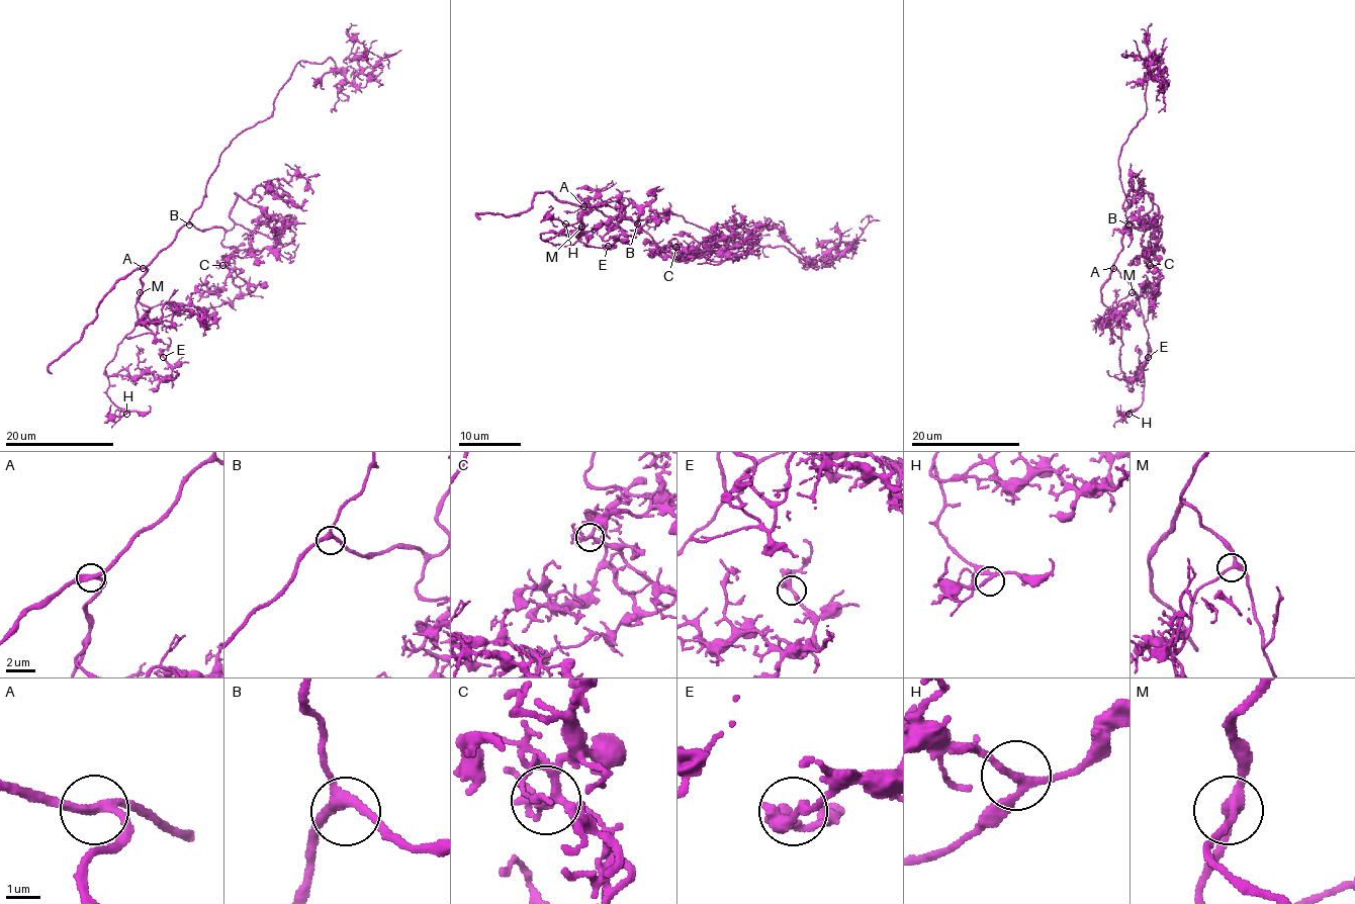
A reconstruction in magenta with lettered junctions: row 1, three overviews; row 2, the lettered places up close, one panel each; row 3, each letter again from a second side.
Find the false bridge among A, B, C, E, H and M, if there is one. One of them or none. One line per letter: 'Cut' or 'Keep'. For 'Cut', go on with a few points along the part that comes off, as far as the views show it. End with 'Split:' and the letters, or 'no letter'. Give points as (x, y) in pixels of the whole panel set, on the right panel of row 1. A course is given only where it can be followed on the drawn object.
A: Keep
B: Keep
C: Keep
E: Keep
H: Keep
M: Keep
Split: no letter

